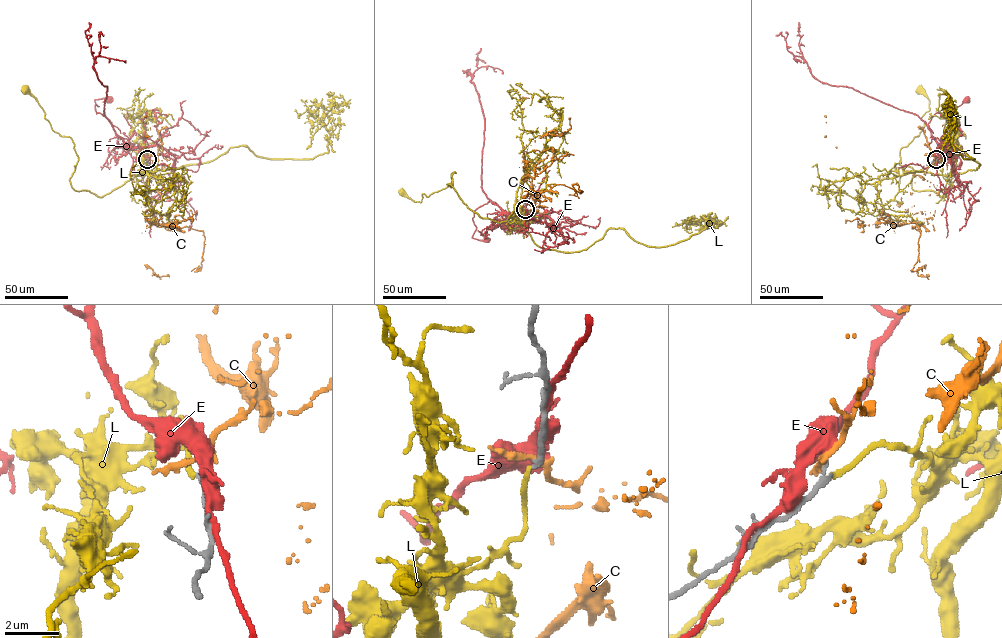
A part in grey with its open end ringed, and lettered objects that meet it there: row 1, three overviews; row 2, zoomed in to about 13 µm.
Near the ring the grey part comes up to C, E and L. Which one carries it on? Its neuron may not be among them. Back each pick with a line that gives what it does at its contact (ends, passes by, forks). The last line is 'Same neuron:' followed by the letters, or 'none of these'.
L: it ends
Same neuron: L

